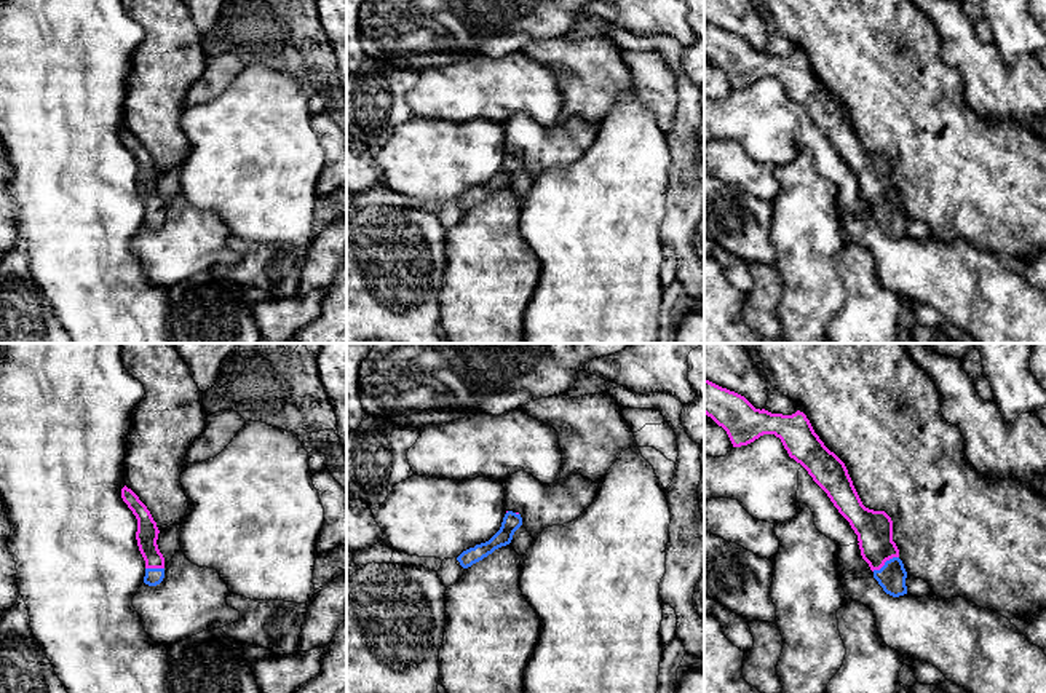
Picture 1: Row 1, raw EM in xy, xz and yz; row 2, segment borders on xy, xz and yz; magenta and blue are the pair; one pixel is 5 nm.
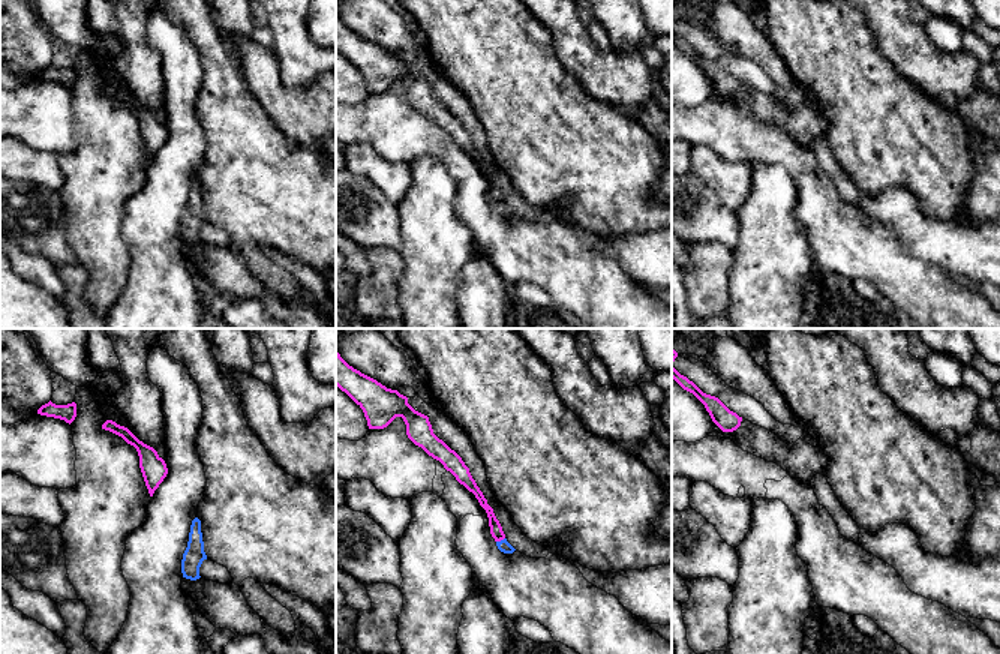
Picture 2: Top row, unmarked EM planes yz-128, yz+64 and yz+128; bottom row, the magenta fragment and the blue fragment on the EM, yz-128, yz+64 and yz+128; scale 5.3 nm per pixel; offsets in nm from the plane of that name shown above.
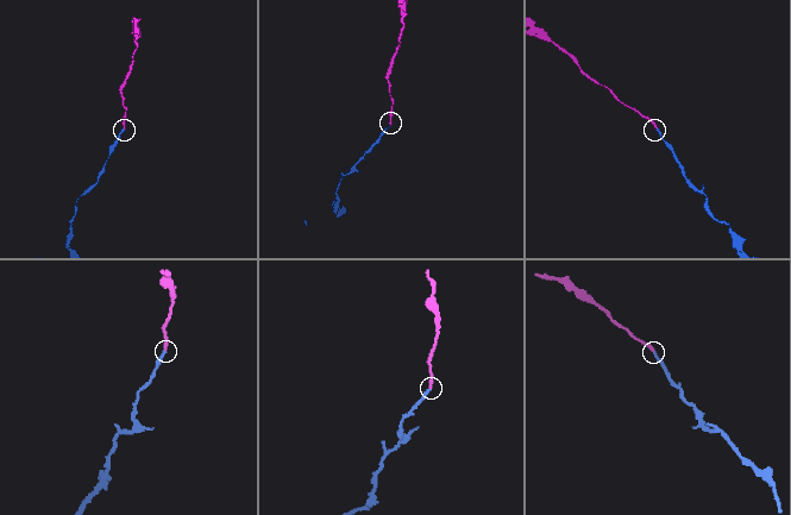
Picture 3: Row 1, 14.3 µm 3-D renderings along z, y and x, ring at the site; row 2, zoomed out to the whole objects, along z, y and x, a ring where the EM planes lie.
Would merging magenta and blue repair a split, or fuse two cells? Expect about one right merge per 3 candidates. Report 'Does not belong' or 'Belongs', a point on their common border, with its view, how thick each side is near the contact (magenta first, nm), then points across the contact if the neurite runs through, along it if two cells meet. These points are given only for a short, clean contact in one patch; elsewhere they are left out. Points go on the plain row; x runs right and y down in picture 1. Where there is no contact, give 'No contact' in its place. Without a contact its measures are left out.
Belongs. Touches magenta at yz (885, 203). Thickness 190 nm (magenta) against 140 nm. Path across: yz (874, 171), (875, 187), (885, 203), (891, 219)

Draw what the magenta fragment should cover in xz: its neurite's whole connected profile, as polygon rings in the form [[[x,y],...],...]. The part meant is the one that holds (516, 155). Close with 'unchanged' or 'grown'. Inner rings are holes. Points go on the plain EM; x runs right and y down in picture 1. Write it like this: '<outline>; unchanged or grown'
[[[508,153],[503,160],[500,172],[485,185],[476,187],[463,193],[457,203],[463,211],[482,203],[495,192],[511,185],[514,174],[522,168],[522,160],[519,155]]]; grown

